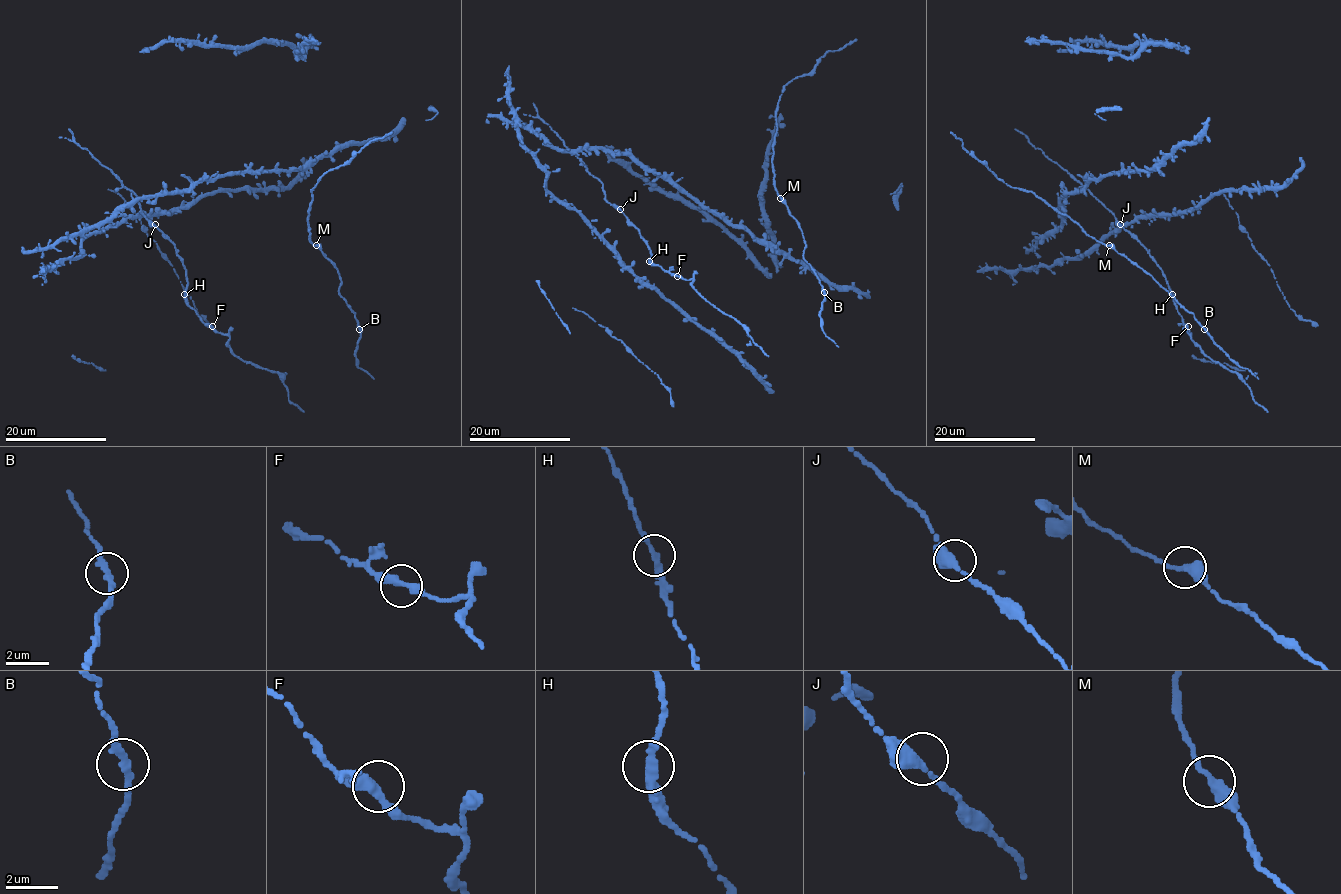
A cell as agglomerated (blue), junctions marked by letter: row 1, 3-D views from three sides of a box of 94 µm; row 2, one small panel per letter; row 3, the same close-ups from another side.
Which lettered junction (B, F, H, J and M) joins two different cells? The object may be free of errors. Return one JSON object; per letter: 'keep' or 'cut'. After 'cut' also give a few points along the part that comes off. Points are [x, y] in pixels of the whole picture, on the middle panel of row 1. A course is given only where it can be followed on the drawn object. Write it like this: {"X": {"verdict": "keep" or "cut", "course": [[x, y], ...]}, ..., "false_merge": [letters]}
{"B": {"verdict": "keep"}, "F": {"verdict": "keep"}, "H": {"verdict": "keep"}, "J": {"verdict": "keep"}, "M": {"verdict": "keep"}, "false_merge": []}

